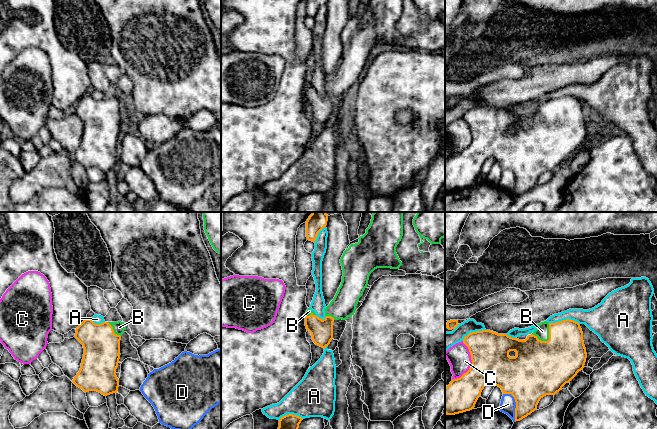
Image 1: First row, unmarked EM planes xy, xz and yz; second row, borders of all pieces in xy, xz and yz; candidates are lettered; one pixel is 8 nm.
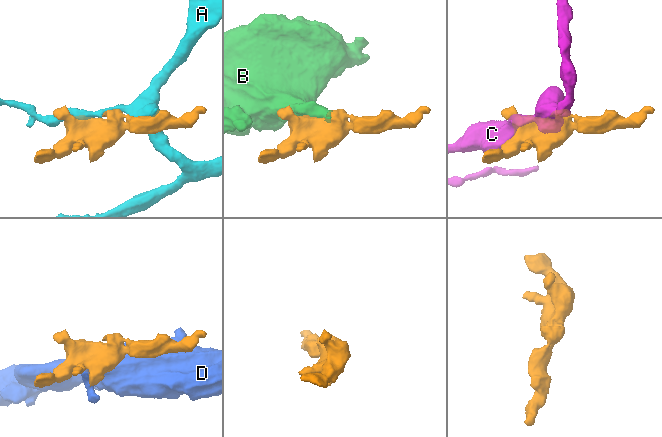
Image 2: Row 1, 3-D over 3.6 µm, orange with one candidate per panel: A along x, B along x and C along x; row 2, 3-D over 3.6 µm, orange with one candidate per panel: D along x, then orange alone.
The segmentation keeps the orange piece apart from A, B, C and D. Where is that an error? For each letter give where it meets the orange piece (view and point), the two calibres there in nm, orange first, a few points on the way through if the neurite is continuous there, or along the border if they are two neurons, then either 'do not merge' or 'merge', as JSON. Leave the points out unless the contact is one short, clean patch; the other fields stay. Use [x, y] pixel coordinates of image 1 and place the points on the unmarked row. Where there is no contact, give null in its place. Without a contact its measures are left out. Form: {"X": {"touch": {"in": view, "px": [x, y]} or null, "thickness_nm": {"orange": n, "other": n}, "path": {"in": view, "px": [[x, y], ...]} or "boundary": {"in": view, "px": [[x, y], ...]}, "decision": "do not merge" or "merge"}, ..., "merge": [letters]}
{"A": {"touch": {"in": "yz", "px": [564, 96]}, "thickness_nm": {"orange": 320, "other": 180}, "decision": "do not merge"}, "B": {"touch": {"in": "yz", "px": [549, 115]}, "thickness_nm": {"orange": 440, "other": 110}, "decision": "merge"}, "C": {"touch": {"in": "yz", "px": [472, 139]}, "thickness_nm": {"orange": 320, "other": 190}, "decision": "do not merge"}, "D": {"touch": {"in": "yz", "px": [516, 180]}, "thickness_nm": {"orange": 400, "other": 120}, "boundary": {"in": "yz", "px": [[503, 169], [509, 169], [514, 175], [515, 197]]}, "decision": "do not merge"}, "merge": ["B"]}

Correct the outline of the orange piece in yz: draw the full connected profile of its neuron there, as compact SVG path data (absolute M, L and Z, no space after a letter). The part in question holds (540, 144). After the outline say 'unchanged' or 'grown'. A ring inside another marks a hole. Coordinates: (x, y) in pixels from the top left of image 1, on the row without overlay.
M566 95L556 99L546 97L525 116L490 106L471 108L464 113L472 140L460 154L445 163L445 190L455 191L474 185L485 161L493 158L503 170L511 170L516 178L515 198L537 185L541 174L555 171L584 144L587 129L580 100Z; grown

